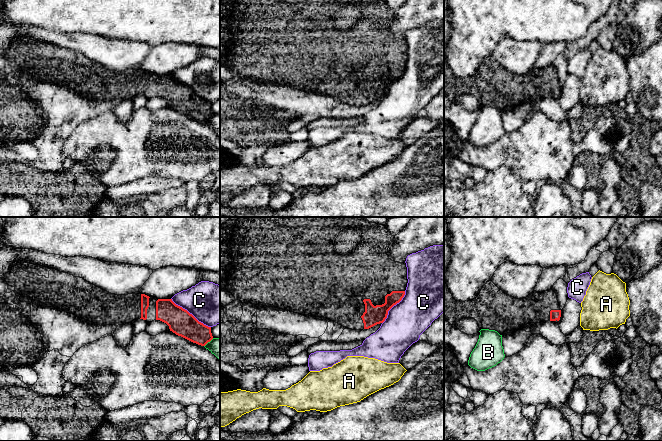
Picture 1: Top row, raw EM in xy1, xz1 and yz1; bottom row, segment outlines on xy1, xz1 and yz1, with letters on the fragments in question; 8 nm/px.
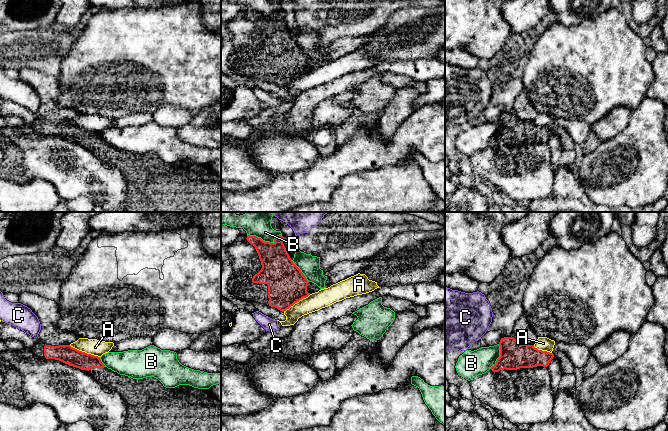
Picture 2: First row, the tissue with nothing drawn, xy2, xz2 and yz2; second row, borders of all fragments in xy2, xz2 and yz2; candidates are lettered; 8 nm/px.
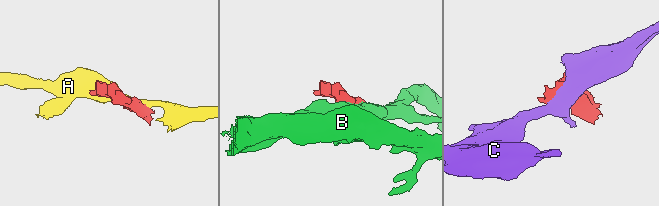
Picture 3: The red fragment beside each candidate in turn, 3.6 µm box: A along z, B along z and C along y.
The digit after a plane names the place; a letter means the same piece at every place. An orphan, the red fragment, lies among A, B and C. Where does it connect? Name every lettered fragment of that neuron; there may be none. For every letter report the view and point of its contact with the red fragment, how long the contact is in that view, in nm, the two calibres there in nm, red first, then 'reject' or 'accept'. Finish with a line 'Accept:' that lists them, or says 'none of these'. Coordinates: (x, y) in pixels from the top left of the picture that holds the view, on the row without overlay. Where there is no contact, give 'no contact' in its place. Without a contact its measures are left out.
A: xy2 (84, 128) | 260 nm | 140/130 nm | reject
B: xz2 (264, 17) | 280 nm | 260/130 nm | reject
C: xy1 (189, 89) | 400 nm | 200/320 nm | reject
Accept: none of these

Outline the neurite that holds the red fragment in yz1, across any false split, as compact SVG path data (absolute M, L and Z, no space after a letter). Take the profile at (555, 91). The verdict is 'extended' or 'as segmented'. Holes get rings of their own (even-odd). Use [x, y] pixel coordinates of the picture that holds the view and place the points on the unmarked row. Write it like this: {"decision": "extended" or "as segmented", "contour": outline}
{"decision": "extended", "contour": "M444 51L444 94L451 101L463 94L473 94L480 106L495 106L504 111L528 99L559 97L560 93L561 85L552 65L542 69L534 67L526 74L516 75L489 57L476 74L460 78L453 74Z"}

